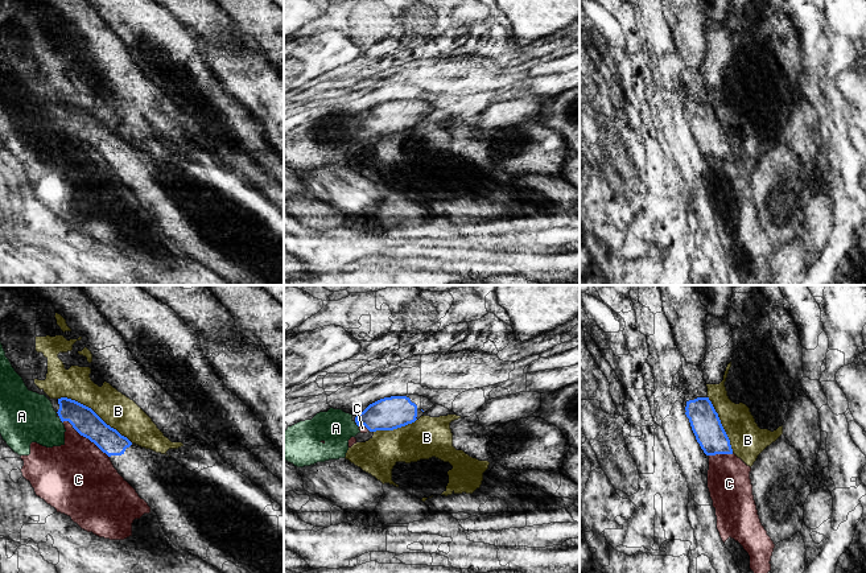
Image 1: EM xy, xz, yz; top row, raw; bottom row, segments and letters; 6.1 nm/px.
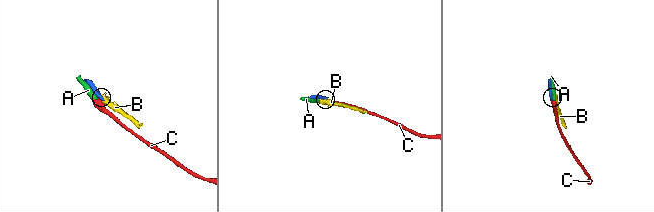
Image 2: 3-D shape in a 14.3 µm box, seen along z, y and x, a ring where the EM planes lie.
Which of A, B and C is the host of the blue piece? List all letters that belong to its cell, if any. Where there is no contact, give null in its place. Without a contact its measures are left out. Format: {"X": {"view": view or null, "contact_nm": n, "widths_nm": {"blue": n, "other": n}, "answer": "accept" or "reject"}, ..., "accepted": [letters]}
{"A": {"view": "xy", "contact_nm": 50, "widths_nm": {"blue": 160, "other": 320}, "answer": "reject"}, "B": {"view": "xy", "contact_nm": 550, "widths_nm": {"blue": 160, "other": 200}, "answer": "reject"}, "C": {"view": "xy", "contact_nm": 360, "widths_nm": {"blue": 160, "other": 440}, "answer": "reject"}, "accepted": []}

